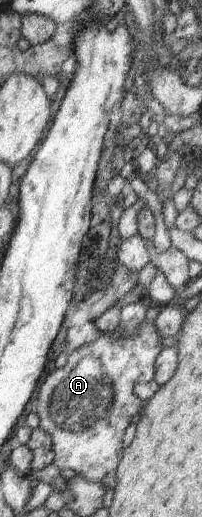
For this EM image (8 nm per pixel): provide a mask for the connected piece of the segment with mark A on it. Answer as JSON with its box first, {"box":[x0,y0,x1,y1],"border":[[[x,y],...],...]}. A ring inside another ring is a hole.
{"box":[34,320,164,489],"border":[[[146,320],[140,323],[134,337],[120,336],[113,342],[110,332],[106,332],[94,343],[71,351],[65,367],[51,372],[42,385],[38,385],[38,405],[34,406],[34,411],[40,419],[39,428],[52,438],[53,463],[60,471],[70,469],[88,481],[114,489],[117,465],[123,456],[122,437],[142,405],[135,387],[154,380],[154,363],[164,349],[159,343],[160,338],[155,323]]]}

